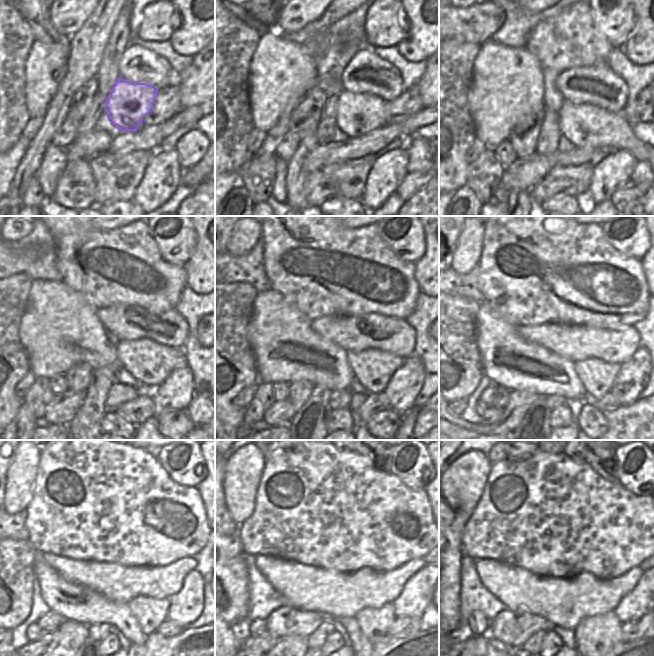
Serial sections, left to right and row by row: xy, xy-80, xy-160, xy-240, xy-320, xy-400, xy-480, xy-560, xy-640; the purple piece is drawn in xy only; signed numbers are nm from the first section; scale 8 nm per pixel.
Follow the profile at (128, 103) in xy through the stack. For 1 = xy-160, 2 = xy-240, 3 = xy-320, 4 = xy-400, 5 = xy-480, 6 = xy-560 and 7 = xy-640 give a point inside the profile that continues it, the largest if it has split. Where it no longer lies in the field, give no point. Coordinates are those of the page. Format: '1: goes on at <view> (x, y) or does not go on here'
1: goes on at xy-160 (583, 133)
2: goes on at xy-240 (149, 371)
3: goes on at xy-320 (373, 371)
4: goes on at xy-400 (597, 376)
5: goes on at xy-480 (149, 612)
6: goes on at xy-560 (374, 623)
7: goes on at xy-640 (595, 636)

